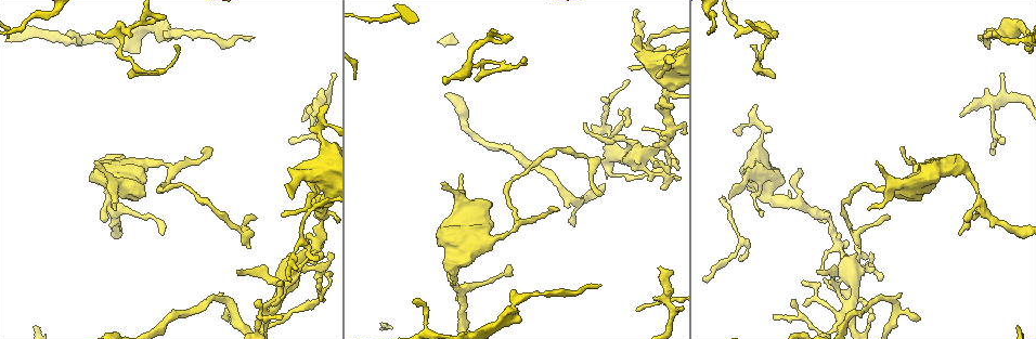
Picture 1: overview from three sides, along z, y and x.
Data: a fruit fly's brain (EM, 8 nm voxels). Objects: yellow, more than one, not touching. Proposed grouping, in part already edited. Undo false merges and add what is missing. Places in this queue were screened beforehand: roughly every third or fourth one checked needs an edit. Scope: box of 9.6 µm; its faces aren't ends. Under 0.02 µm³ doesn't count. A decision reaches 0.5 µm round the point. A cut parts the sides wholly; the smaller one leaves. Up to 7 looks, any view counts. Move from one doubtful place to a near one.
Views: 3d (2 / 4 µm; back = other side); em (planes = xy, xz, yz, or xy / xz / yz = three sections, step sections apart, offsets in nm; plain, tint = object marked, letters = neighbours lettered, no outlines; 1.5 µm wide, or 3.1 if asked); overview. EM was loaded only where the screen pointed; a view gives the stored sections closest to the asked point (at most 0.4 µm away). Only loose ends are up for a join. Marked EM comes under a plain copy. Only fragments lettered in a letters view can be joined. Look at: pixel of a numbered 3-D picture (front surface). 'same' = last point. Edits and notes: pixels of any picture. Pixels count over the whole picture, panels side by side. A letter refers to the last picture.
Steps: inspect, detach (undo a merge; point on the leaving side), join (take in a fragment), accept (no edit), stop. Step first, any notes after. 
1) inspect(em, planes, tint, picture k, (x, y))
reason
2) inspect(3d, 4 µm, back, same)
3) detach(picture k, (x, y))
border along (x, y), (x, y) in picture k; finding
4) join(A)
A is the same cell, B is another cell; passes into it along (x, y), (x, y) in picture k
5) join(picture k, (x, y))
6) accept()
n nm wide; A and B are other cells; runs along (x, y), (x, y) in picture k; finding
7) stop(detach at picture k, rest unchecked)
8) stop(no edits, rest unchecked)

inspect(3d, 4 µm, picture 1, (313, 117))
branch stops here

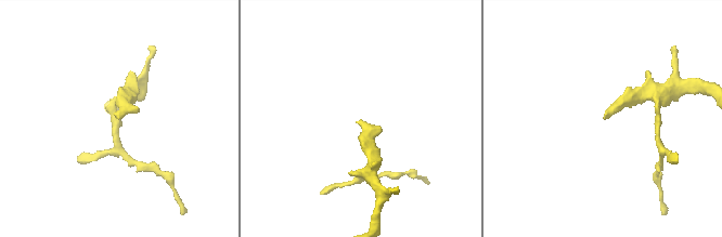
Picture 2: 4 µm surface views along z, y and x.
inspect(em, planes, letters, picture 2, (117, 116))

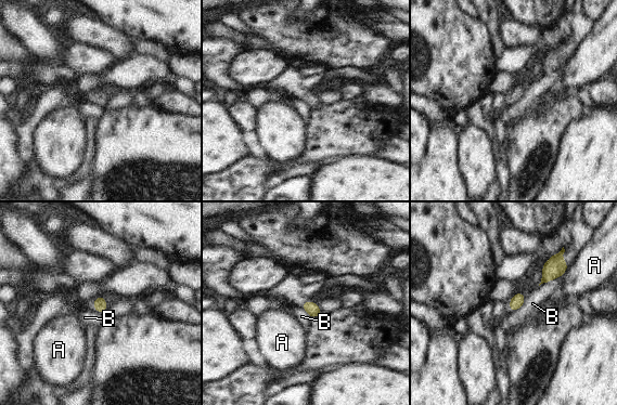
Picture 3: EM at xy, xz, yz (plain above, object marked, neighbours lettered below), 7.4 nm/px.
accept()
A and B are other cells; border along (560, 276), (543, 282), (539, 286) in picture 3; none of them fits

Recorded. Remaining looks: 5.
inspect(3d, 2 µm, picture 1, (802, 170))
tapers out

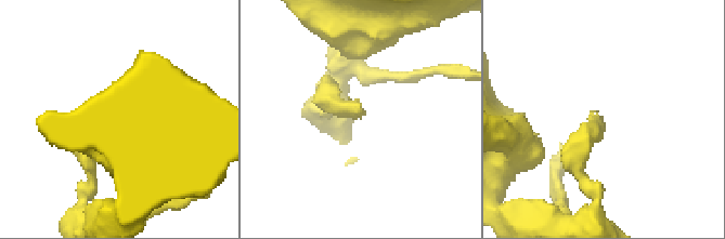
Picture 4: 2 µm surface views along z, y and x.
inspect(em, planes, letters, picture 4, (596, 114))

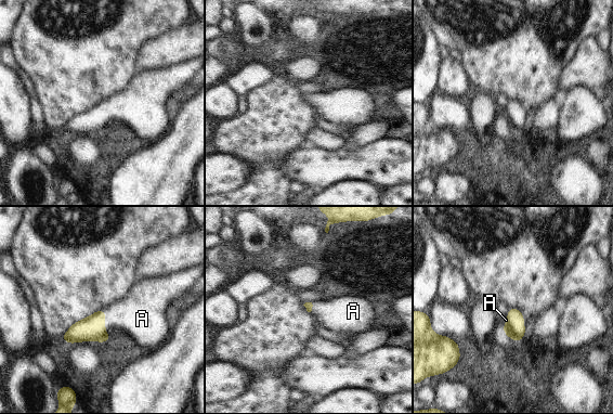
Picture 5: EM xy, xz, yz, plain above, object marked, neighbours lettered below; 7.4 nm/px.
join(A)
A is the same cell; passes into it along (92, 328), (104, 323), (137, 319) in picture 5; it goes on there

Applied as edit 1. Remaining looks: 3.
inspect(3d, 4 µm, picture 1, (160, 189))
sharp bend

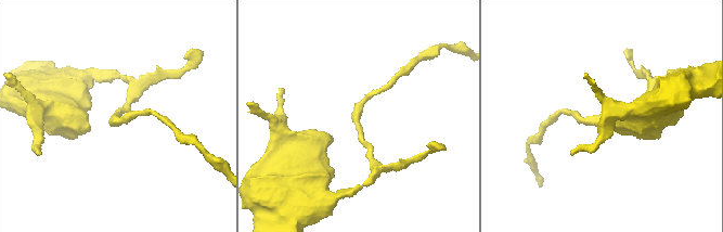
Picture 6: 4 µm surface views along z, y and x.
inspect(em, planes, tint, picture 6, (358, 109))

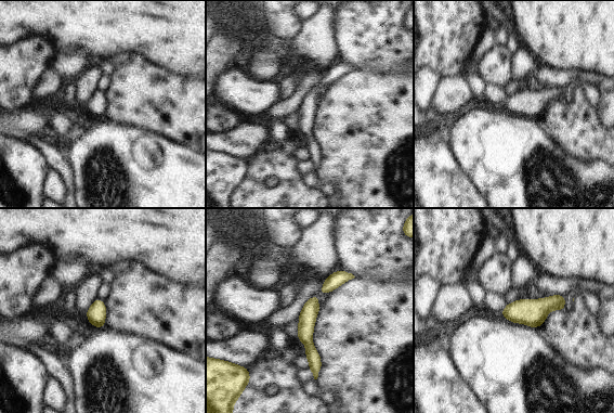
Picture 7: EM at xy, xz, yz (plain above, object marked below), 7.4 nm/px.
inspect(em, planes, letters, same)

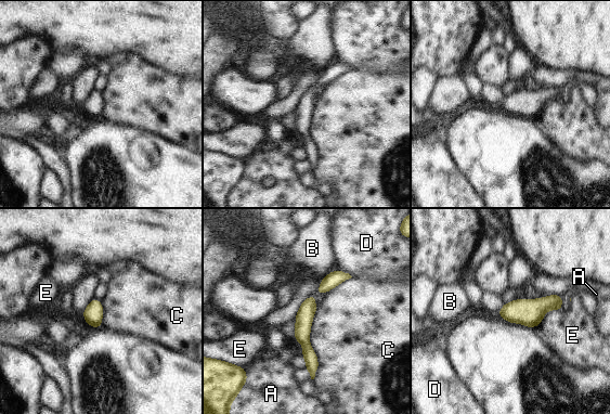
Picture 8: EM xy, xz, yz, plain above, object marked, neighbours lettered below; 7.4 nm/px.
accept()
A, B, C, D and E are other cells; continuous, no second neuron

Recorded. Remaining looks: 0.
stop(join at picture 5, rest unchecked)

